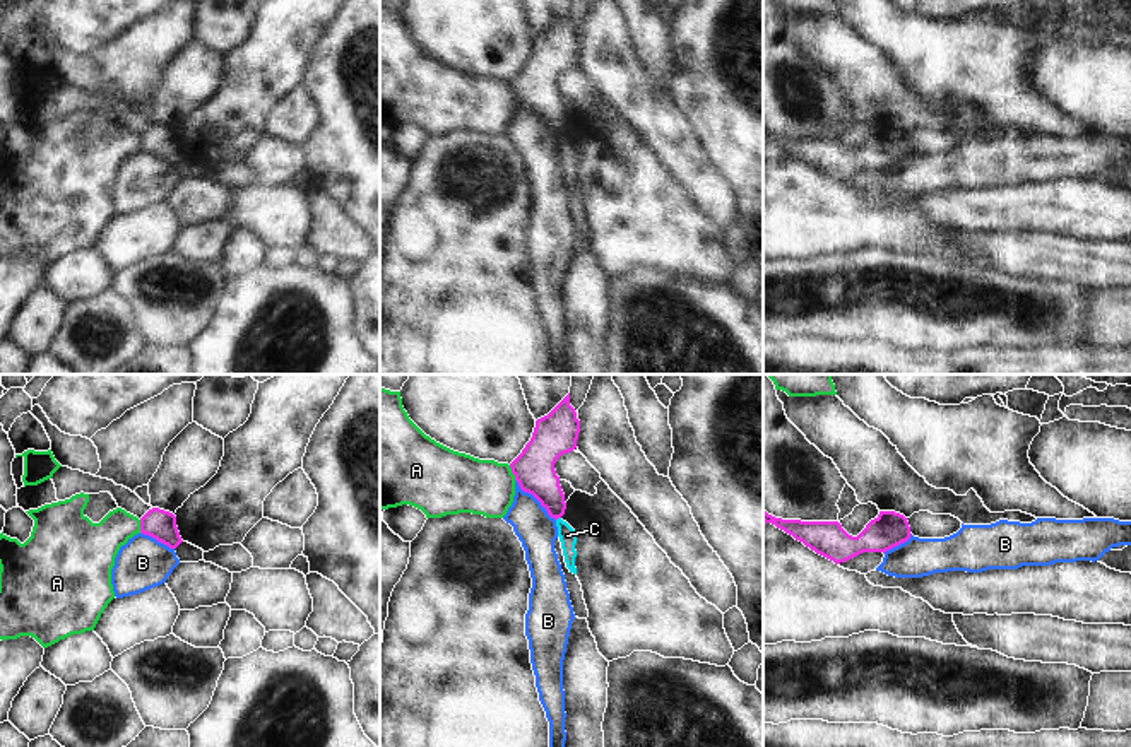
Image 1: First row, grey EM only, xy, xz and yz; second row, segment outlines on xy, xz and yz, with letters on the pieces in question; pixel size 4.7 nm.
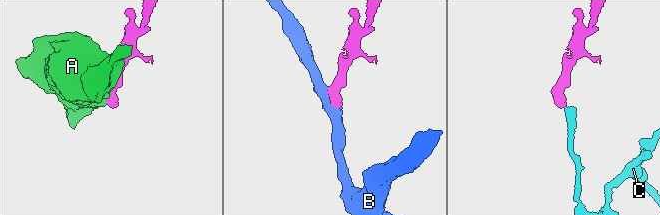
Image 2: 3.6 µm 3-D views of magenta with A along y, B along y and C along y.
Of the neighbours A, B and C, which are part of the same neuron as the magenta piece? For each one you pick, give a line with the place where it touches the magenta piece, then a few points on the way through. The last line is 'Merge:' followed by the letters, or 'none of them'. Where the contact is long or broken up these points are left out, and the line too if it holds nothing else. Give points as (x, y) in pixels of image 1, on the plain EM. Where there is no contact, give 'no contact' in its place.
Merge: none of them

